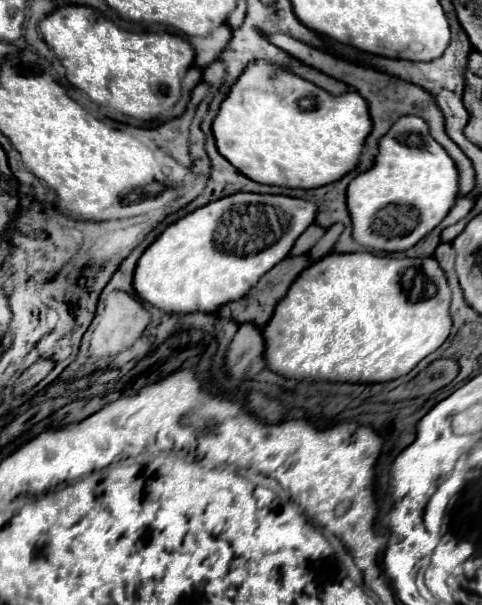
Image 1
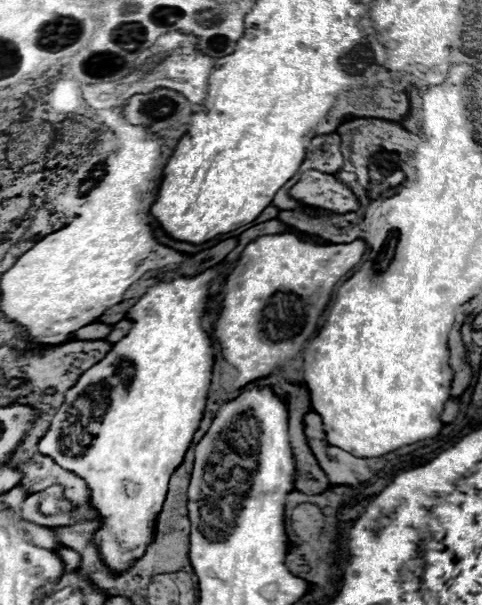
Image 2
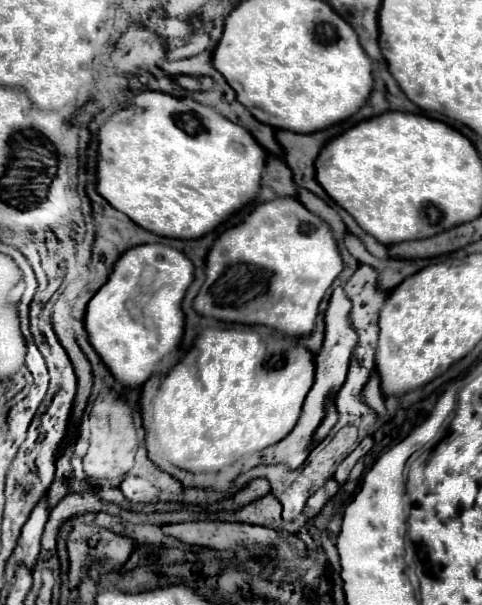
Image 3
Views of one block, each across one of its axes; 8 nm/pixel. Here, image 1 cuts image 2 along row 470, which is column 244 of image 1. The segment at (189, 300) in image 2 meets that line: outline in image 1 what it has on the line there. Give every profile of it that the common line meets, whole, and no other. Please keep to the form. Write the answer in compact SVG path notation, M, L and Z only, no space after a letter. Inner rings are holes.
M264 62L250 64L240 80L232 86L228 96L220 104L220 112L212 122L212 132L216 138L218 152L236 166L248 178L260 184L274 184L286 188L320 188L330 182L336 182L344 174L356 168L360 152L364 148L366 136L372 130L370 110L366 100L358 96L358 92L346 92L344 96L332 96L324 88L294 76L294 80L286 78L286 92L278 90L268 74L270 66L262 66Z

